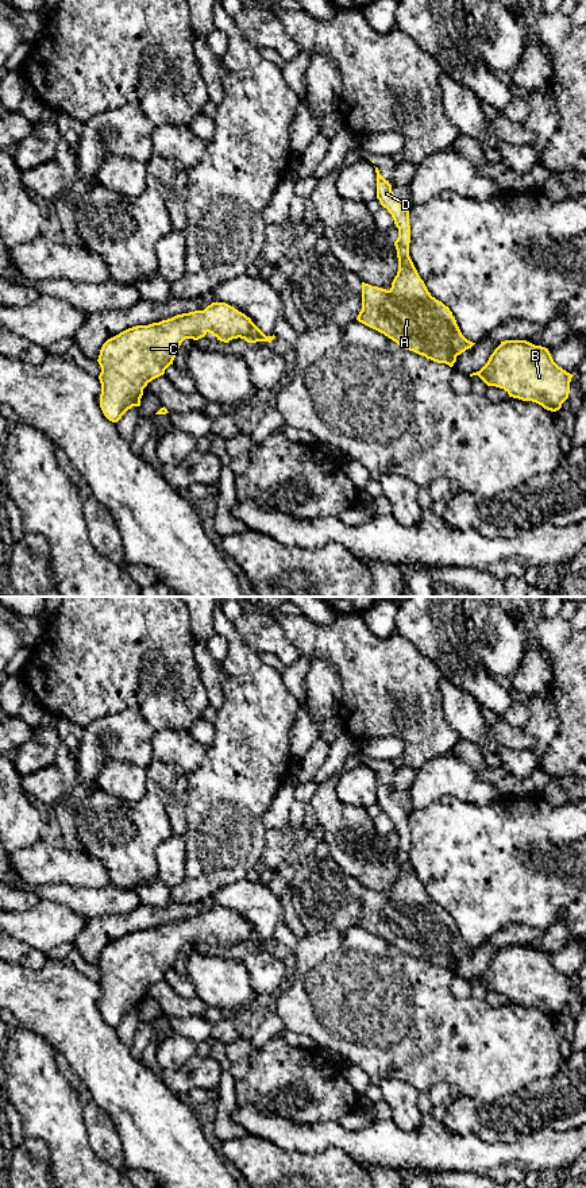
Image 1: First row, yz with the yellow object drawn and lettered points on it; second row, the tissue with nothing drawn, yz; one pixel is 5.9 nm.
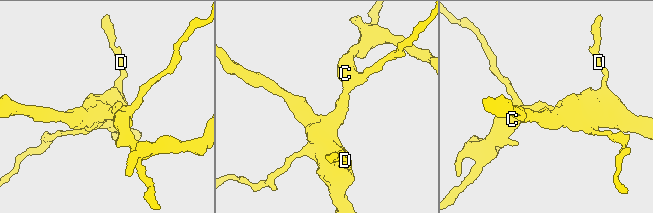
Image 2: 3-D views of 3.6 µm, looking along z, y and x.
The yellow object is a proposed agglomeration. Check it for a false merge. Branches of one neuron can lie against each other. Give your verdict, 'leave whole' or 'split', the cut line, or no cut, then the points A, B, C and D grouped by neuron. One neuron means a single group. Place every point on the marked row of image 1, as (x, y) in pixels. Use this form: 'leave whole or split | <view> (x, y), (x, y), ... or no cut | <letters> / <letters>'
leave whole | no cut | A B C D

